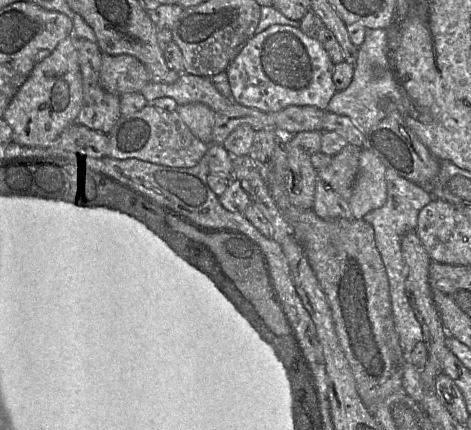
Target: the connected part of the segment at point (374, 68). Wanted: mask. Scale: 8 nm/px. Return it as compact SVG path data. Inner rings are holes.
M386 29L365 30L364 42L358 47L352 82L345 90L334 94L326 108L328 112L349 117L364 134L392 110L399 110L404 117L402 96L385 54L386 43Z

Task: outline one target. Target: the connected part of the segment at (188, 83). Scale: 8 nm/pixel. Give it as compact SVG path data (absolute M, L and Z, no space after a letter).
M181 73L175 83L165 84L149 81L140 91L150 104L160 97L173 98L178 105L202 103L214 113L224 110L232 103L215 88L210 78Z

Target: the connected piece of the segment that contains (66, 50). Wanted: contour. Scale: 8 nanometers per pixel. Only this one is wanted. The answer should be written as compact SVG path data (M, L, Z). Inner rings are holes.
M73 35L64 38L47 57L37 63L7 106L2 117L12 128L12 141L15 143L23 146L51 146L68 126L76 122L83 102L83 90L75 40Z

